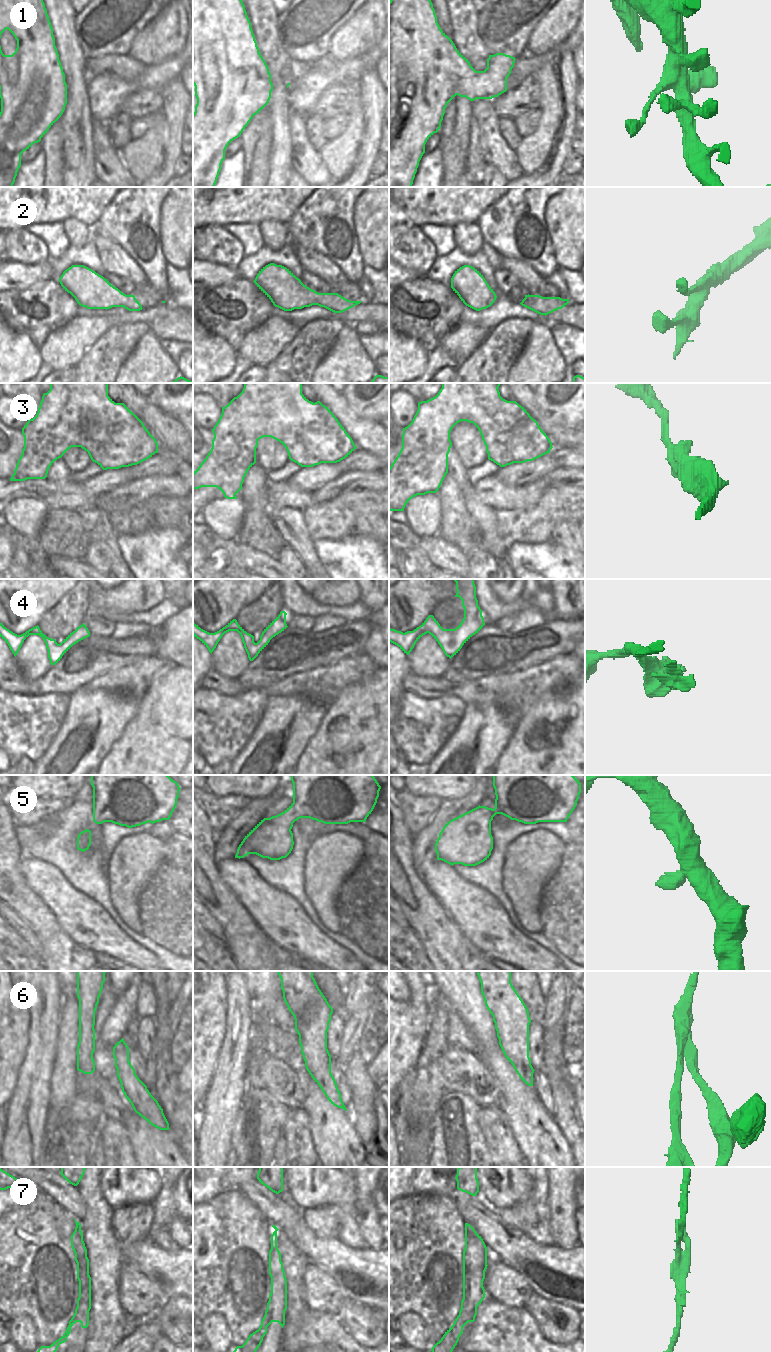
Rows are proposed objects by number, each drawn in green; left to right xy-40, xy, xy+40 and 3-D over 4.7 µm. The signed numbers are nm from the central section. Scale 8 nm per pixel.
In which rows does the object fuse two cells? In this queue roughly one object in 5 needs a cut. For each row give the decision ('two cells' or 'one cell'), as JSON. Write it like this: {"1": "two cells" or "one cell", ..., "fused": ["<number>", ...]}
{"1": "one cell", "2": "one cell", "3": "one cell", "4": "one cell", "5": "one cell", "6": "two cells", "7": "one cell", "fused": ["6"]}

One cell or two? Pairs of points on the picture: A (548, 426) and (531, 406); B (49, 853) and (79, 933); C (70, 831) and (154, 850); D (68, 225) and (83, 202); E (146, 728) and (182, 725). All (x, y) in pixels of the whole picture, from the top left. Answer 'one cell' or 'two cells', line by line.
A: one cell
B: two cells
C: two cells
D: two cells
E: one cell

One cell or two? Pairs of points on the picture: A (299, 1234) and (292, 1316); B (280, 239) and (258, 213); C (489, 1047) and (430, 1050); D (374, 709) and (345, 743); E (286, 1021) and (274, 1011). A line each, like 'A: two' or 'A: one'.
A: two
B: two
C: two
D: one
E: one

